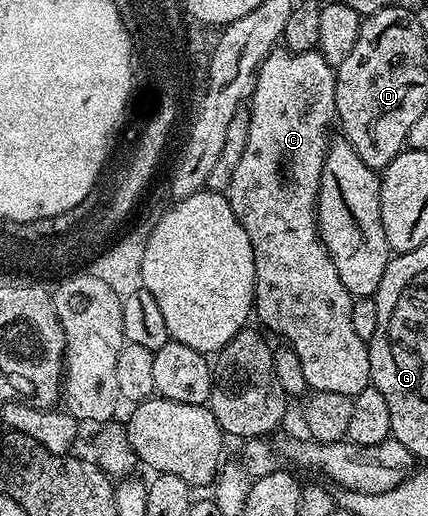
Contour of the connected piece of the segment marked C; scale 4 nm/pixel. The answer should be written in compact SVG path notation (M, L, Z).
M275 49L266 56L266 60L258 66L258 73L254 76L254 86L248 96L248 114L250 117L248 141L246 142L244 153L240 153L240 165L236 165L236 173L232 173L232 185L228 192L228 198L232 205L232 213L236 213L240 225L244 225L244 233L248 233L248 241L252 241L255 281L253 314L256 319L259 319L257 322L267 332L279 331L280 334L286 335L287 341L290 342L287 343L289 350L294 351L296 357L300 357L300 369L304 369L304 381L311 392L344 393L353 397L360 394L365 387L371 386L370 349L367 340L356 337L356 333L352 329L352 305L354 304L355 296L351 295L348 289L344 289L344 281L340 281L340 273L336 273L336 265L326 251L326 246L322 244L322 239L318 235L318 217L316 214L320 177L326 160L328 140L331 138L331 136L329 137L330 122L333 124L336 119L334 73L335 68L331 67L328 61L324 61L324 57L316 49L312 51Z

